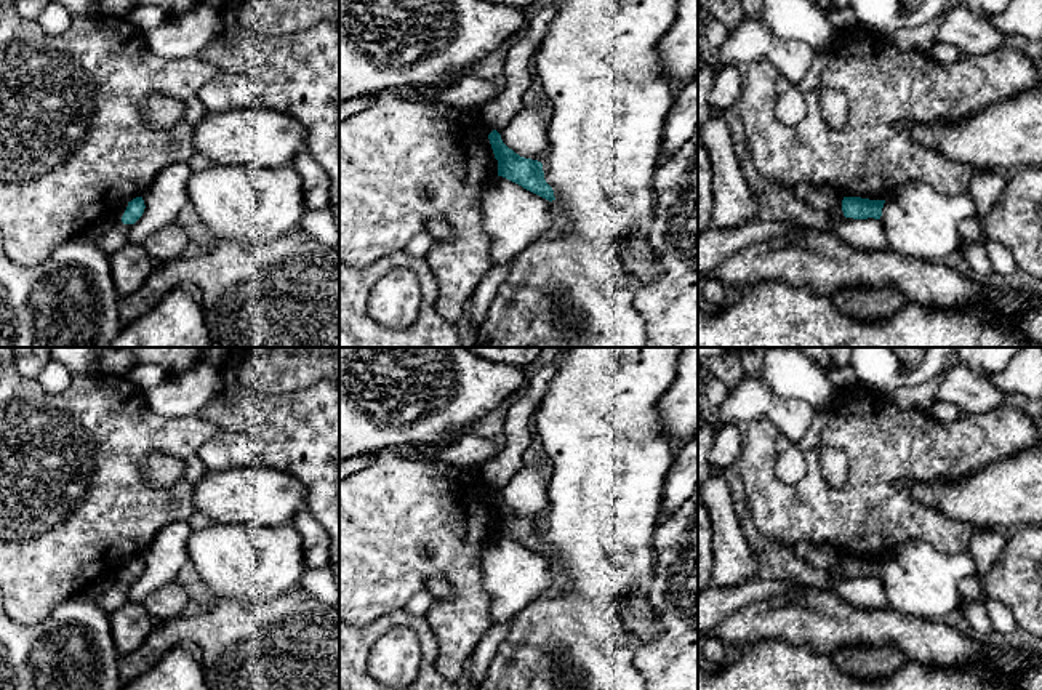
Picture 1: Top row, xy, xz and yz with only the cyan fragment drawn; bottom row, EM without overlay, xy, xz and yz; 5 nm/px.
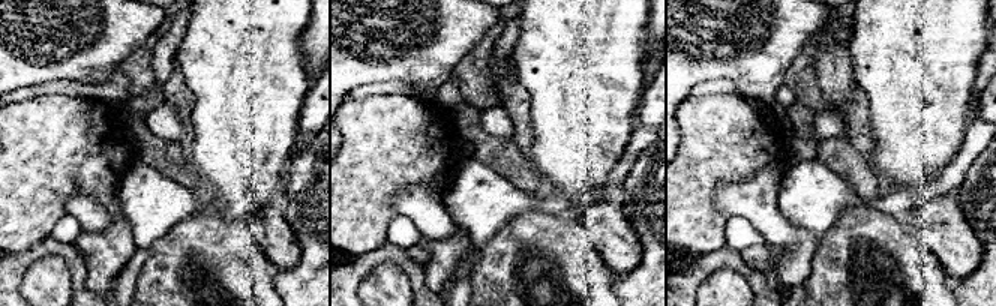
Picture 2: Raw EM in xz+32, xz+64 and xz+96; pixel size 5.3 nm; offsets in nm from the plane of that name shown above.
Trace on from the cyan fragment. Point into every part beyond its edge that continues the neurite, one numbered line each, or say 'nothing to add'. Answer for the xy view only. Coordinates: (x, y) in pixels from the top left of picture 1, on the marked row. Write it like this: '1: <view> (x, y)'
1: xy (117, 236)

